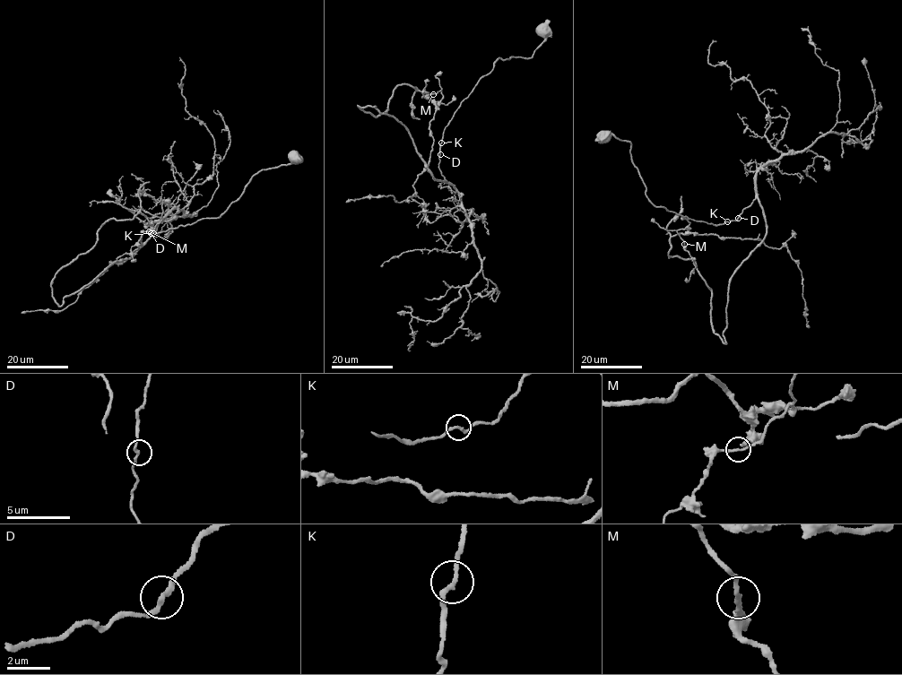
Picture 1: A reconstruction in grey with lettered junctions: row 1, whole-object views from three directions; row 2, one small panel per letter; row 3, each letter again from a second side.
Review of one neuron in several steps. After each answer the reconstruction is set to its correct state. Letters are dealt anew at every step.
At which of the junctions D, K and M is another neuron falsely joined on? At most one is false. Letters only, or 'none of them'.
none of them

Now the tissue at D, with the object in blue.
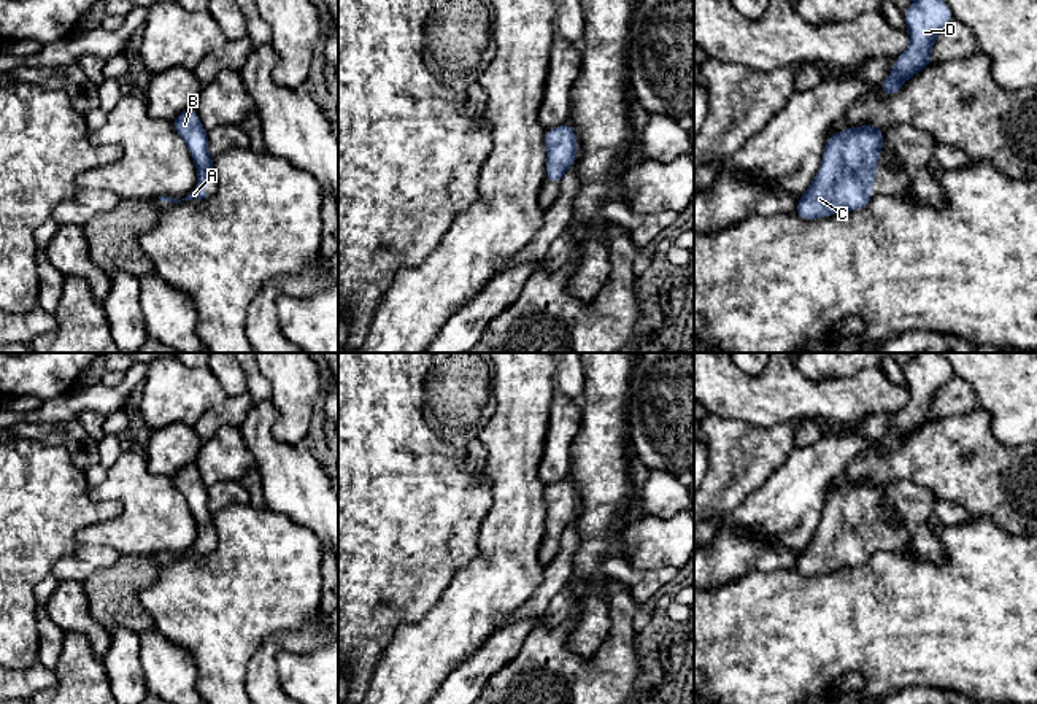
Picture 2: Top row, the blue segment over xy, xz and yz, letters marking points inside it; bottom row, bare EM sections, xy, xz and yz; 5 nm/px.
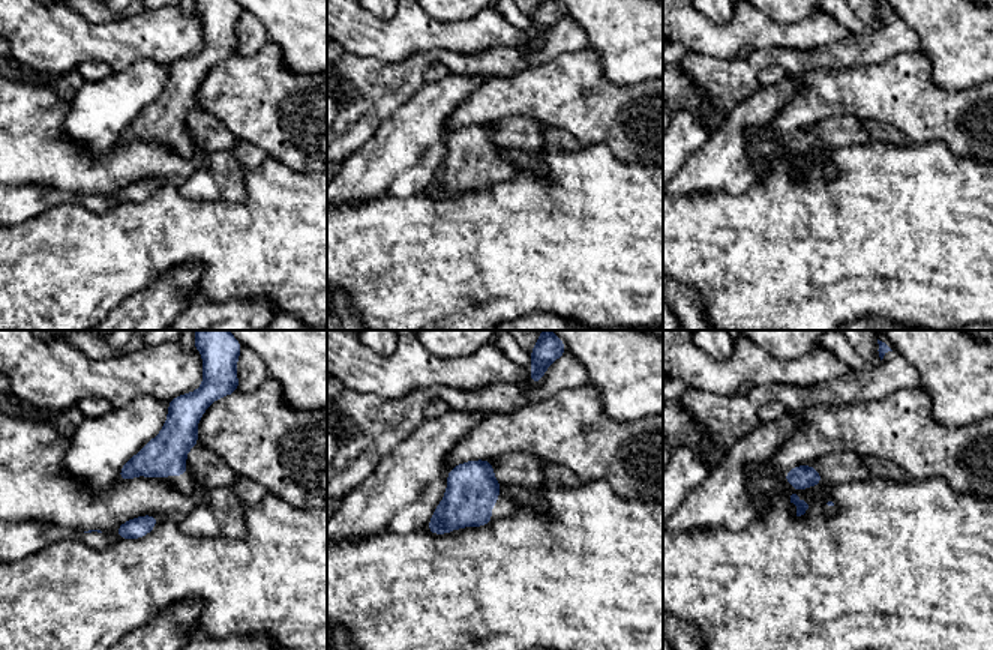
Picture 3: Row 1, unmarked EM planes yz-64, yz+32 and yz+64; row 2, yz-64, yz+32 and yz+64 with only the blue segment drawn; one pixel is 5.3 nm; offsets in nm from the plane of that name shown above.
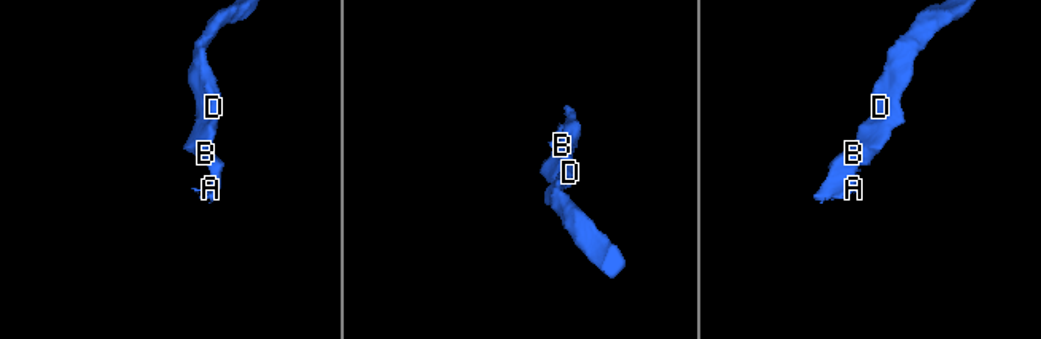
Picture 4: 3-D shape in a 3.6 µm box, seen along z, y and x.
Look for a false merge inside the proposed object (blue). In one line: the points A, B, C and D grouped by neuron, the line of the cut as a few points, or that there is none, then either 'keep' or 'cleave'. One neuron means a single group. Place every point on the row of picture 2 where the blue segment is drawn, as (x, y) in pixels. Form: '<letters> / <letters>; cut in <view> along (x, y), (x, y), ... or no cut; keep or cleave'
A B C D; no cut; keep

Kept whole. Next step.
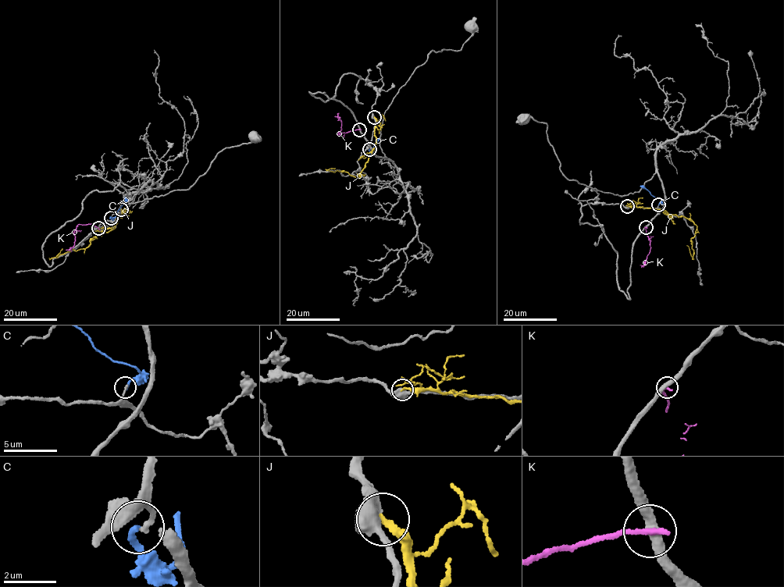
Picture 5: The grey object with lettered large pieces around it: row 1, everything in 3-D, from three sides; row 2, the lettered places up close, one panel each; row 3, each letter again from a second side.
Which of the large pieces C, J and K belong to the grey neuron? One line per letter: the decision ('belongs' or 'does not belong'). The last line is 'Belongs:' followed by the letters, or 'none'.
C: belongs
J: does not belong
K: does not belong
Belongs: C

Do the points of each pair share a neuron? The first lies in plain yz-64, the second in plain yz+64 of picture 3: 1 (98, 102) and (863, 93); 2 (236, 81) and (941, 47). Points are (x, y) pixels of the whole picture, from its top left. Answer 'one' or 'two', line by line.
1: two
2: two

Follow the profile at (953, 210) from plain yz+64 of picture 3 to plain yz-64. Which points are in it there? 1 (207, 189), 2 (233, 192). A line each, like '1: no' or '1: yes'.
1: no
2: no

